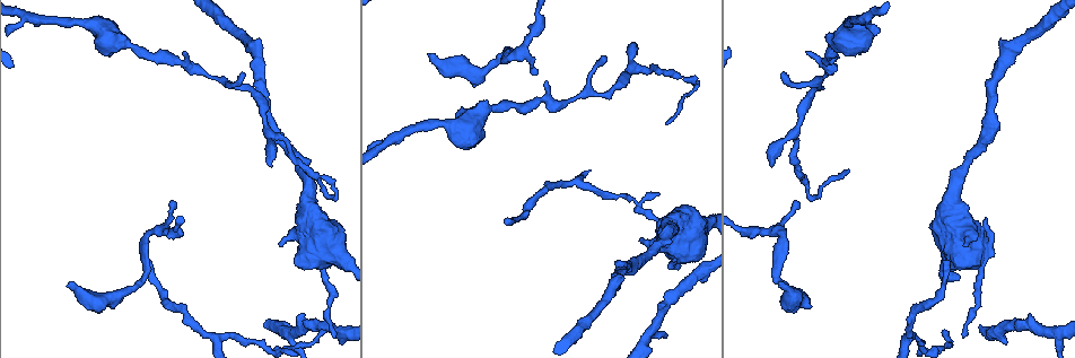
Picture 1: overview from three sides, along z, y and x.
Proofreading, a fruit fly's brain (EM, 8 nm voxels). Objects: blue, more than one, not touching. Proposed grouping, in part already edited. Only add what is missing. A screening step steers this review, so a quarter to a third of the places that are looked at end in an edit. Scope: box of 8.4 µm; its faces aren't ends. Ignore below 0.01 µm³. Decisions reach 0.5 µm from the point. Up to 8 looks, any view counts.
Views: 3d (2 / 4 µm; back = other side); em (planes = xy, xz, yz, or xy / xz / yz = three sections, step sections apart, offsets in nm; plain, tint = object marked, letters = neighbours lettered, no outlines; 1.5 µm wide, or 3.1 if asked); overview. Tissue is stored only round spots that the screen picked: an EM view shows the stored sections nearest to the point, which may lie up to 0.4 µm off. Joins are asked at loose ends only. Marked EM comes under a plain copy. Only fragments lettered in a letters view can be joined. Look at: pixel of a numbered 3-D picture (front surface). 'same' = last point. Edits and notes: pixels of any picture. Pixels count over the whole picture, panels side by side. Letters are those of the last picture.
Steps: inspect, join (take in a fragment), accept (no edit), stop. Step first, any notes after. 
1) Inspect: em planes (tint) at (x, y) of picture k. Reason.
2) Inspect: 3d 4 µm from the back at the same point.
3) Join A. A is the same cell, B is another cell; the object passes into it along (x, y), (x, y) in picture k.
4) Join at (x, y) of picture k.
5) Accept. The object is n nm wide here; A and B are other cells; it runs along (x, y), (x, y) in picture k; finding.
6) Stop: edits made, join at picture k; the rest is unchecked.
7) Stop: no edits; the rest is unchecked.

Inspect: em xy step 8 (letters) at (778, 285) of picture 1.

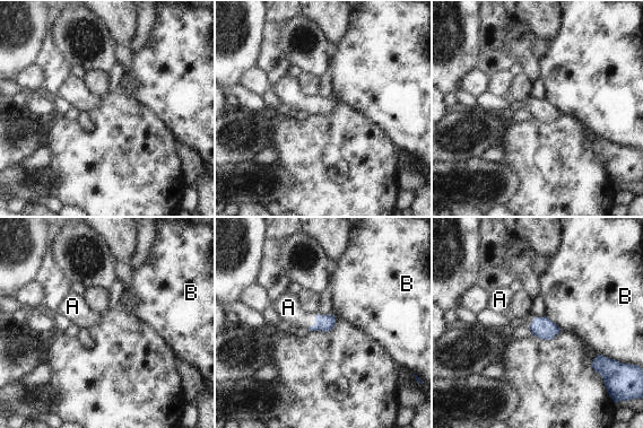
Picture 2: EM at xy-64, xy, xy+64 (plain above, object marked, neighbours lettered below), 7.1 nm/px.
Join A. The object is 120 nm wide here; the longest contact is with B, 160 nm; A is the same cell, B is another cell; it goes on there.

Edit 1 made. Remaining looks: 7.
Inspect: 3d 2 µm at (948, 260) of picture 1. Tapers out.

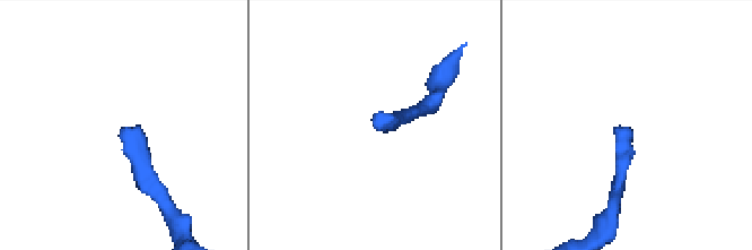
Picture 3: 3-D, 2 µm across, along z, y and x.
Inspect: em planes (letters) at (374, 123) of picture 3. Shape alone is not enough.

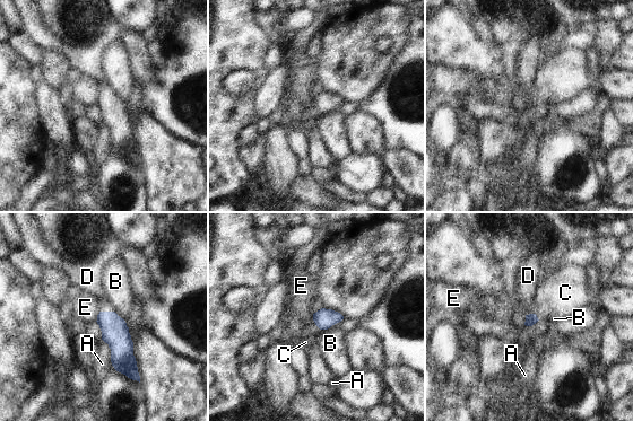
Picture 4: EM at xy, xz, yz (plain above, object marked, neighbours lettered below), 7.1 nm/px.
Join D. The longest contact is with A, 200 nm; D is the same cell, A, B, C and E are other cells; the object passes into it along (115, 333), (106, 312), (90, 281) in picture 4; it goes on there.

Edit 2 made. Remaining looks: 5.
Inspect: em planes (tint) at (808, 53) of picture 1. Free end.

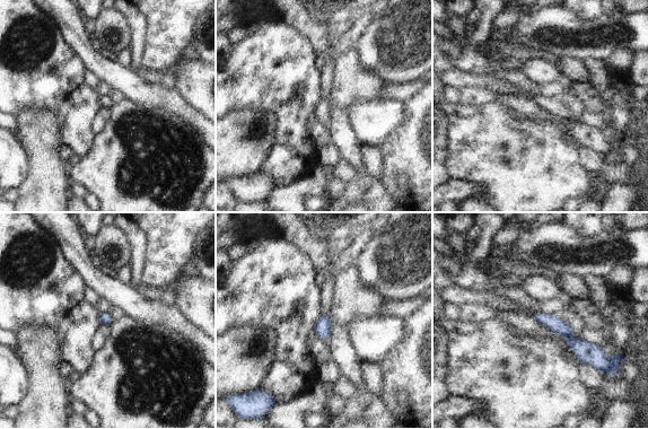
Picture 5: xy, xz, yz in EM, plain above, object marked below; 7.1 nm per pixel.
Inspect: em planes (letters) at the same point. See the neighbours.

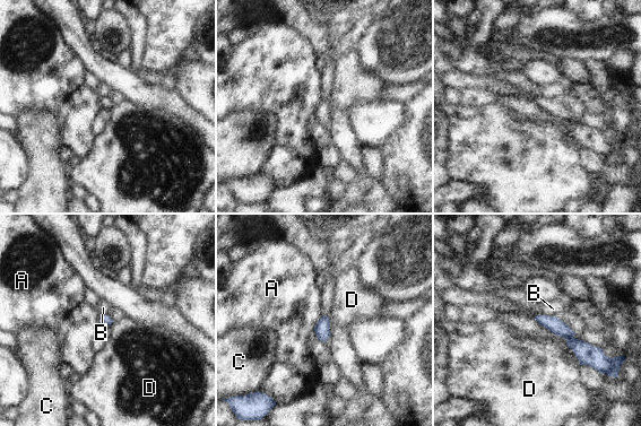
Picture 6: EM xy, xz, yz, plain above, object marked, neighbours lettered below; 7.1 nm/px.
Accept. A, B, C and D are other cells; none of them fits.

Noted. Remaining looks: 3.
Stop: edits made, join at picture 2, join at picture 4; the rest is unchecked.

